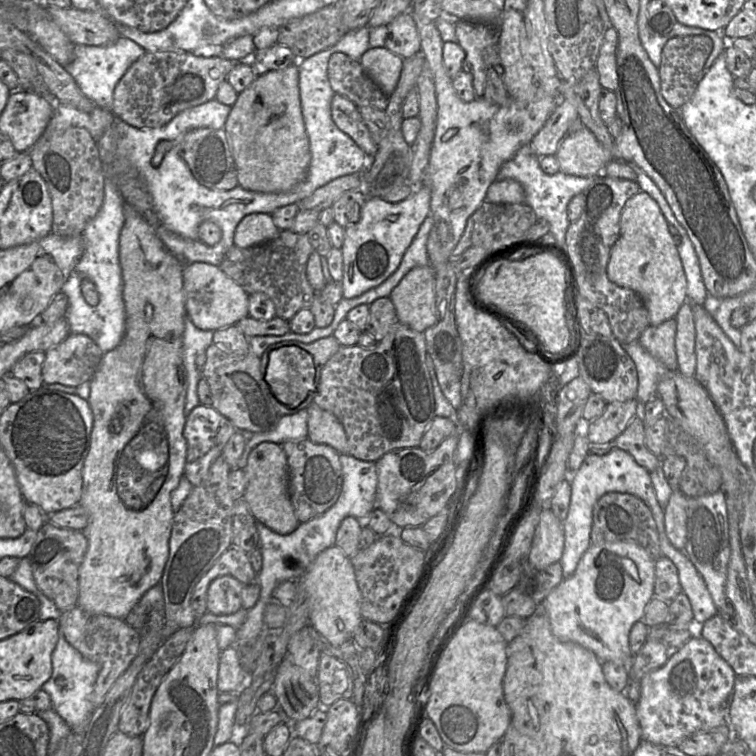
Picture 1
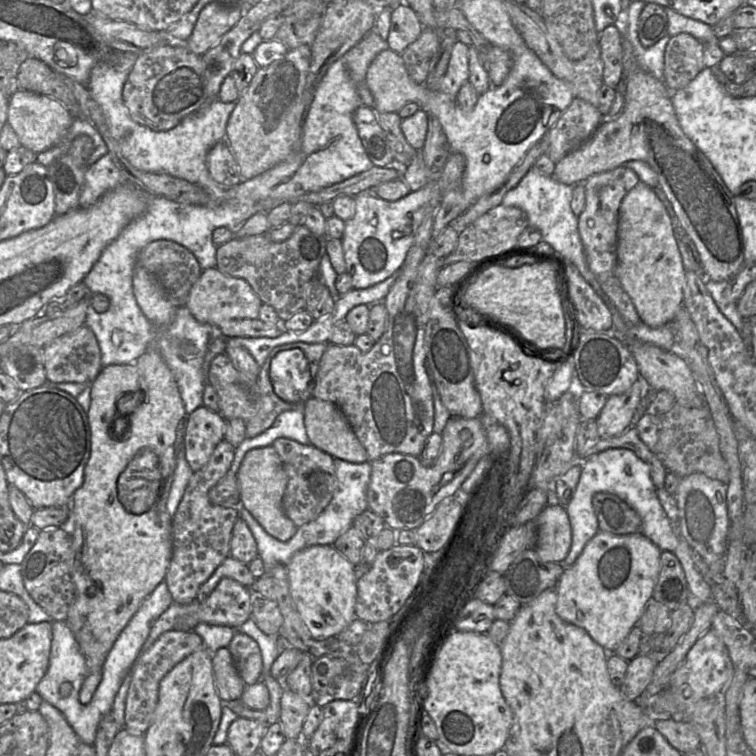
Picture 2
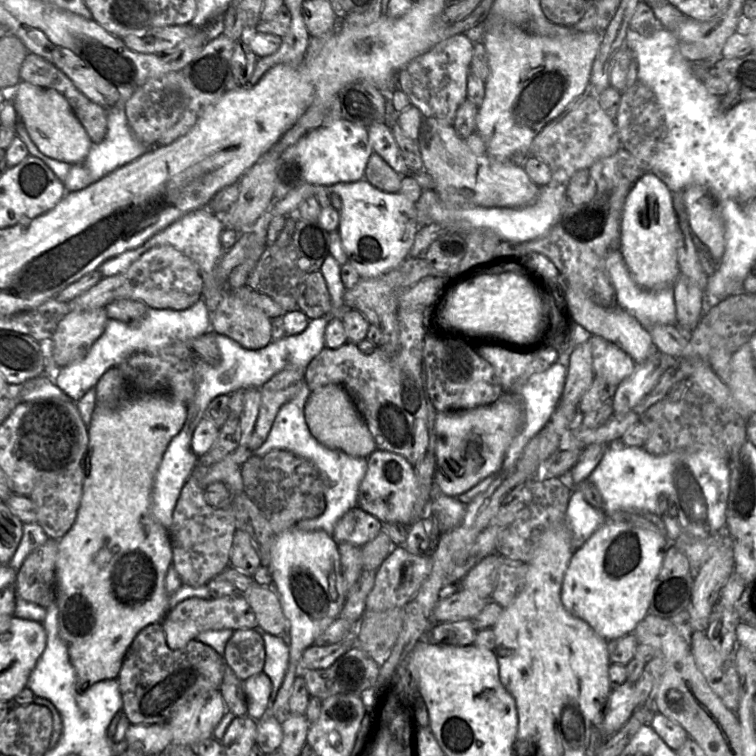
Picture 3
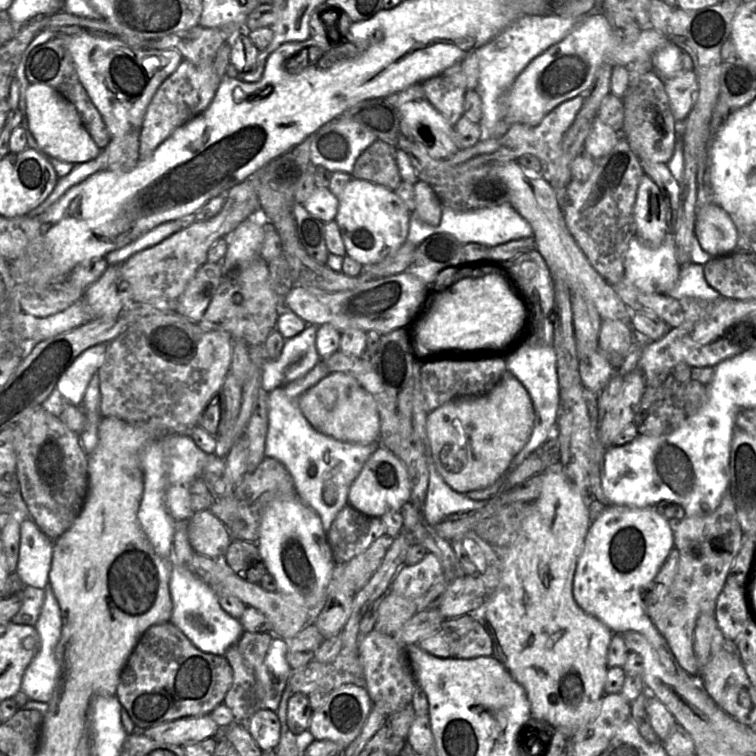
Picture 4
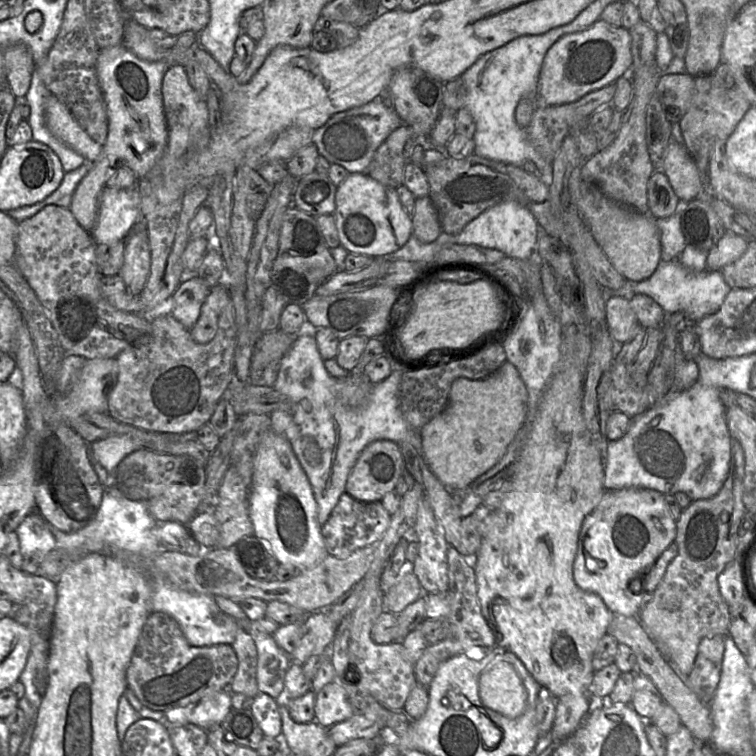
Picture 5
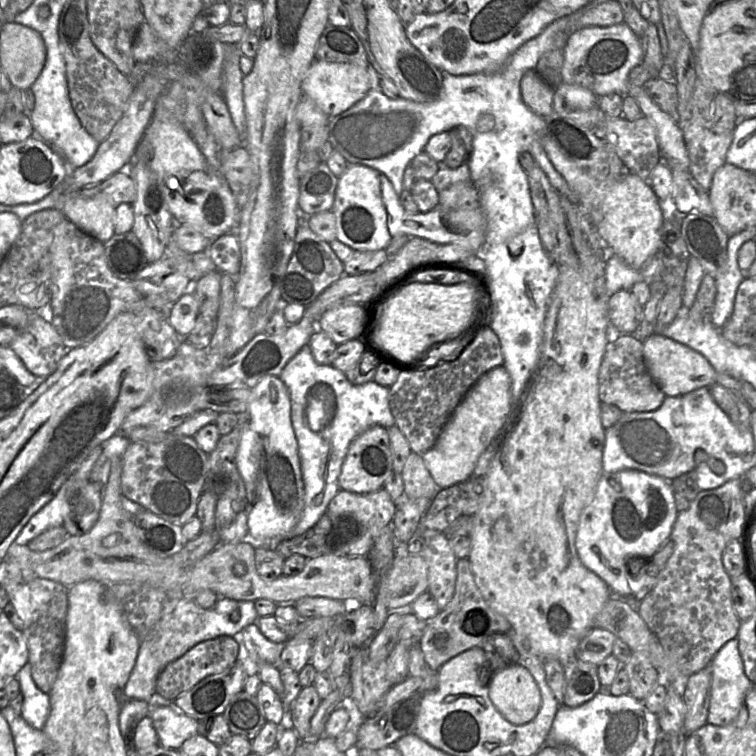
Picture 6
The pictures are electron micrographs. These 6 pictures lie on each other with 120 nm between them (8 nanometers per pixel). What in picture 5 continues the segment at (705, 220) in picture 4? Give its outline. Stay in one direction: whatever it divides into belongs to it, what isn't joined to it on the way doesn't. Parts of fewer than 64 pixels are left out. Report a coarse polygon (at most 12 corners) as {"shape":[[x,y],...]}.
{"shape":[[726,231],[707,253],[705,269],[738,260],[749,240]]}

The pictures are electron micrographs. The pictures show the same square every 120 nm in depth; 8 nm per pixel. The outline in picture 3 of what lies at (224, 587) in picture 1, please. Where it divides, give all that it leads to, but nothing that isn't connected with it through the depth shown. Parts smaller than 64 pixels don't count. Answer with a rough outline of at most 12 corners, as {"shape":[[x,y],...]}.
{"shape":[[240,592],[184,600],[161,624],[171,649],[205,630],[256,629]]}

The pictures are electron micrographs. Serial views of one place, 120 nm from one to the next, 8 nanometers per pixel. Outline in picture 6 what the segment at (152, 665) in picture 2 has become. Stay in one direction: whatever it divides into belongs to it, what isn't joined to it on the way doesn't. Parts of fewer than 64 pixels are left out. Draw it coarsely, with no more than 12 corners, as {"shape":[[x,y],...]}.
{"shape":[[234,637],[199,642],[159,674],[155,692],[175,699],[237,660]]}

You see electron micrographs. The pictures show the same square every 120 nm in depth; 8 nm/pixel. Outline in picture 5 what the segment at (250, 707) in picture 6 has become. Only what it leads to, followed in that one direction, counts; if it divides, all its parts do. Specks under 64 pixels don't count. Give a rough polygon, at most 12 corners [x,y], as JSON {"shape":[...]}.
{"shape":[[250,708],[231,709],[221,725],[237,746],[264,737]]}

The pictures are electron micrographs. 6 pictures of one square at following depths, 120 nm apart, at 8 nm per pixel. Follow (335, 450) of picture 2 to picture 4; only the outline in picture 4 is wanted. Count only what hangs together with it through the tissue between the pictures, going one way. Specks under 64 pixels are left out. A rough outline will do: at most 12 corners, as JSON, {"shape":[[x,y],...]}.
{"shape":[[350,374],[302,393],[317,431],[343,442],[379,441],[377,404]]}

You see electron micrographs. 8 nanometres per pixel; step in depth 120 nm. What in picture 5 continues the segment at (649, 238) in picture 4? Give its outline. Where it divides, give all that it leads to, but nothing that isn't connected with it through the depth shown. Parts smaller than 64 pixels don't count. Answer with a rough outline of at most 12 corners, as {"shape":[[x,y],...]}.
{"shape":[[666,174],[647,182],[647,212],[655,220],[676,211],[679,198]]}

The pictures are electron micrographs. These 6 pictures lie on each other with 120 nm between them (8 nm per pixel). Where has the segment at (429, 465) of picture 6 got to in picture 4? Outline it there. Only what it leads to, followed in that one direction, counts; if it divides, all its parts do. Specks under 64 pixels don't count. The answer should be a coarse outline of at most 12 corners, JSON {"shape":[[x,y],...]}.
{"shape":[[506,370],[426,417],[454,491],[492,485],[526,443],[531,398]]}

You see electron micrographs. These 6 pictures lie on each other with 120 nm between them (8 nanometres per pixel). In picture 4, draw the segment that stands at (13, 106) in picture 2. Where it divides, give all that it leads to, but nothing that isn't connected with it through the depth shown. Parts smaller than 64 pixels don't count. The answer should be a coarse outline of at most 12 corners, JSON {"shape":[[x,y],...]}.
{"shape":[[50,86],[27,87],[36,142],[77,165],[102,151],[74,105]]}

